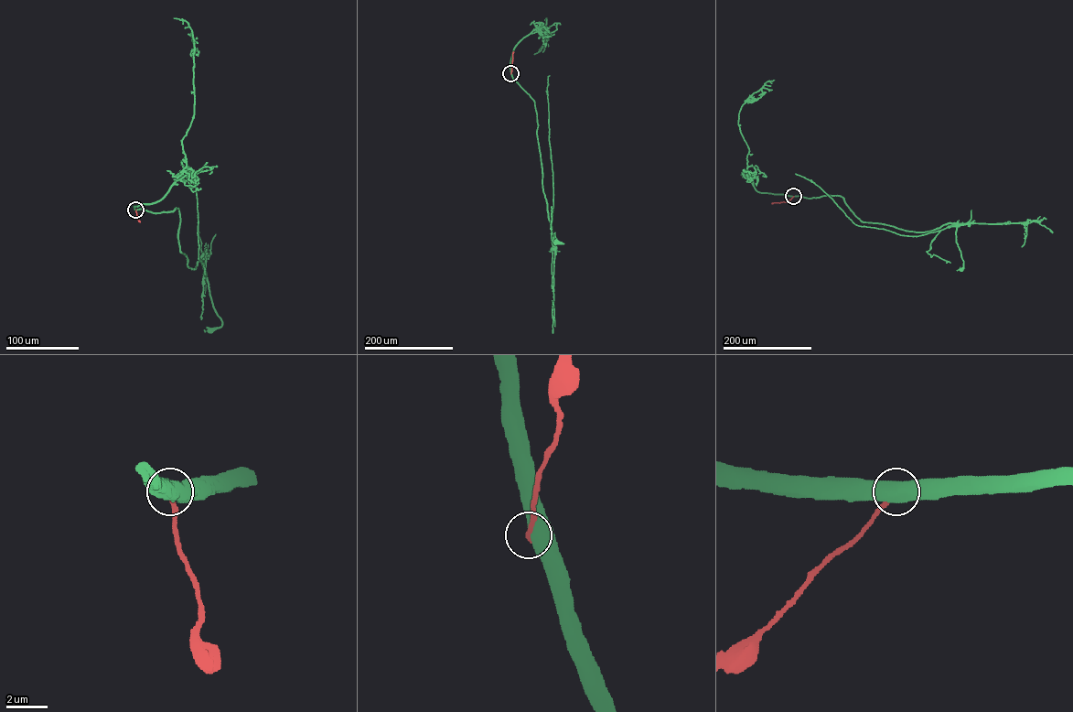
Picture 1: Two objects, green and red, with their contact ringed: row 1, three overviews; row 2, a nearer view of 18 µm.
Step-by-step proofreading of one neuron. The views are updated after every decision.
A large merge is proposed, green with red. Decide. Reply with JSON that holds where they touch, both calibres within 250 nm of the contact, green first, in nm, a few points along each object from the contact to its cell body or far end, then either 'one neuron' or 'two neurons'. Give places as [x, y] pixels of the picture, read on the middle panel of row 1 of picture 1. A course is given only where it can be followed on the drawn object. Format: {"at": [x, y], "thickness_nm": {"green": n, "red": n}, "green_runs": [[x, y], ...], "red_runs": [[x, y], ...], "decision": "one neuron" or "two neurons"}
{"at": [510, 73], "thickness_nm": {"green": 550, "red": 240}, "green_runs": [[510, 73], [534, 102], [542, 188], [552, 233], [563, 243], [556, 242]], "red_runs": [[510, 73], [513, 51]], "decision": "two neurons"}

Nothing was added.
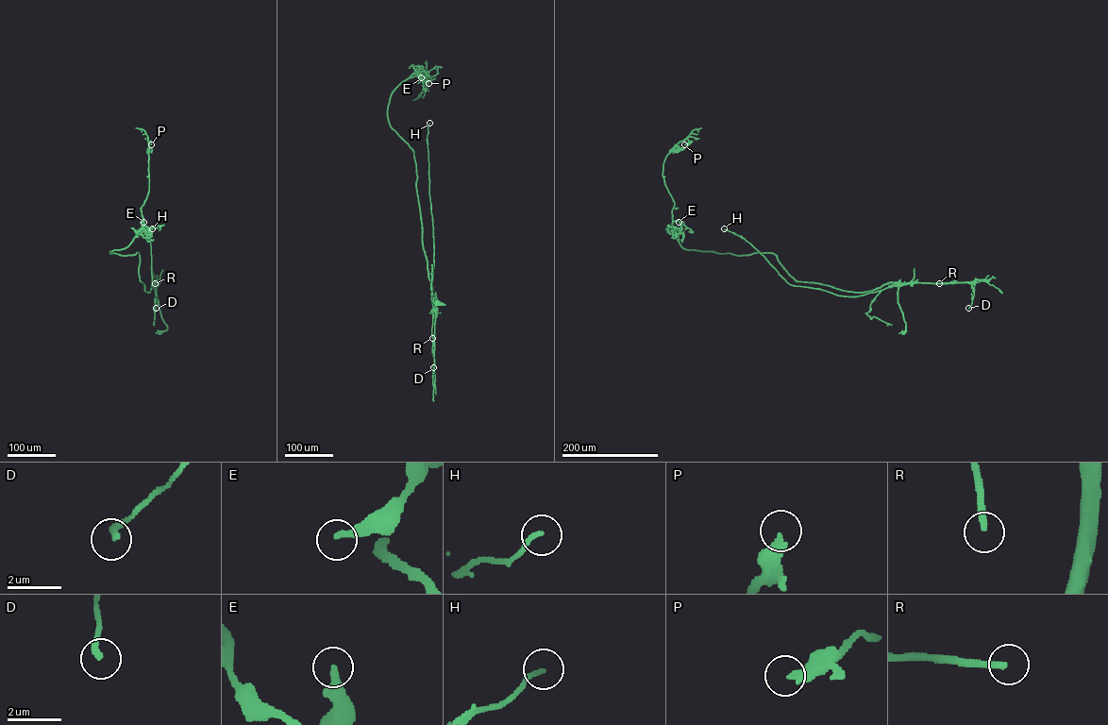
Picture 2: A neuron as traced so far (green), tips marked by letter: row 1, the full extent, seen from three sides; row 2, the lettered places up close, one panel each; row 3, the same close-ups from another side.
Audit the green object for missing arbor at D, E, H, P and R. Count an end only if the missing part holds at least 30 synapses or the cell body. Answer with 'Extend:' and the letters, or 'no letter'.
Extend: no letter

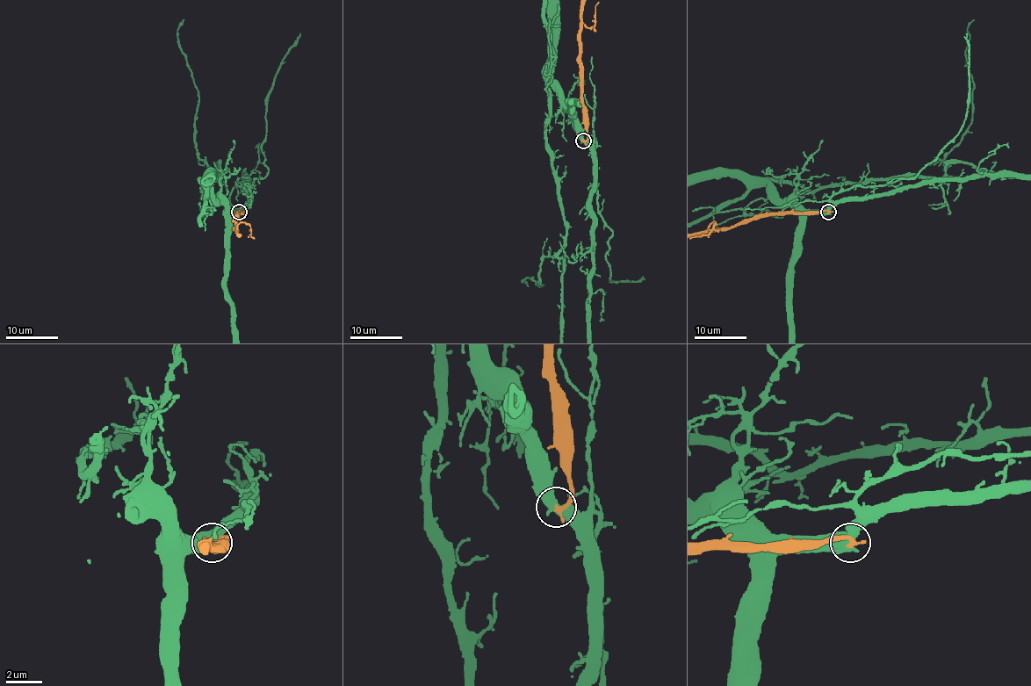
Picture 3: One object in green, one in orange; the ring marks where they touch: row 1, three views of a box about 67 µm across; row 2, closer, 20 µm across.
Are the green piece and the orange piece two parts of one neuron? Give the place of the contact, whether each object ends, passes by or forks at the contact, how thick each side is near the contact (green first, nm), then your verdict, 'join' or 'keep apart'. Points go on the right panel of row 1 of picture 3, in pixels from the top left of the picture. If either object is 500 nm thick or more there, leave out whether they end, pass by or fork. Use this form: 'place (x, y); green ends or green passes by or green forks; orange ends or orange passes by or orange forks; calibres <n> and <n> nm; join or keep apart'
place (828, 212); calibres 500 and 340 nm; join

